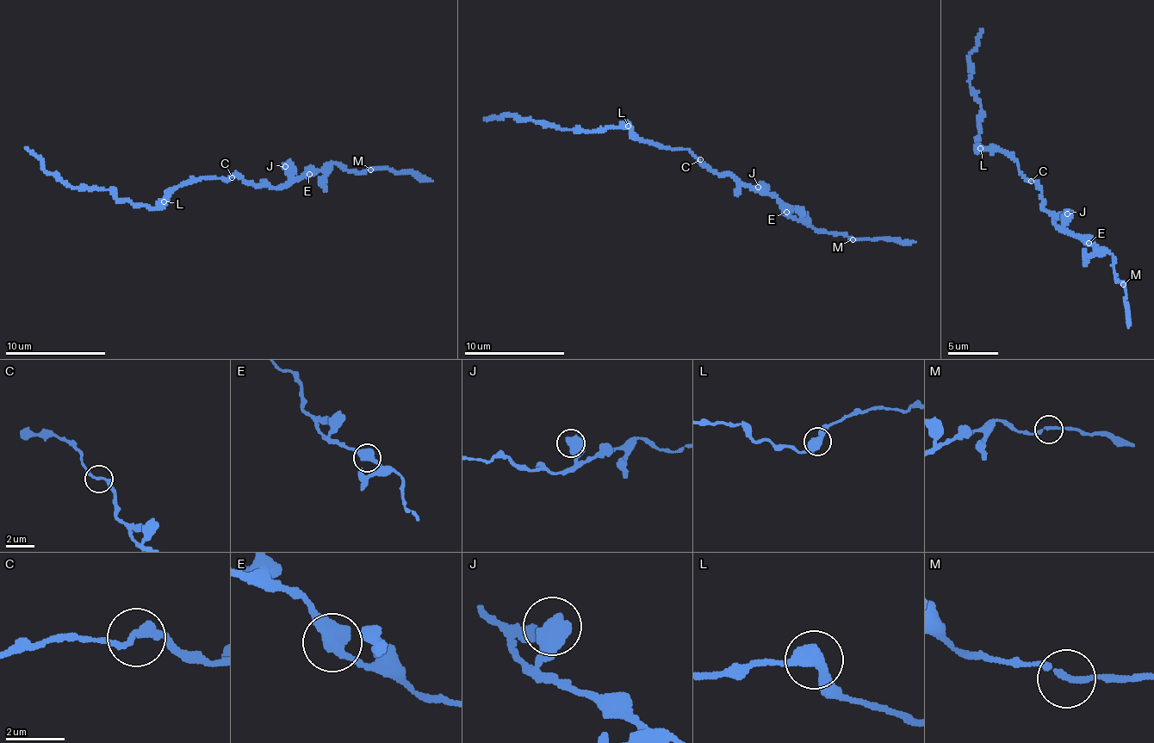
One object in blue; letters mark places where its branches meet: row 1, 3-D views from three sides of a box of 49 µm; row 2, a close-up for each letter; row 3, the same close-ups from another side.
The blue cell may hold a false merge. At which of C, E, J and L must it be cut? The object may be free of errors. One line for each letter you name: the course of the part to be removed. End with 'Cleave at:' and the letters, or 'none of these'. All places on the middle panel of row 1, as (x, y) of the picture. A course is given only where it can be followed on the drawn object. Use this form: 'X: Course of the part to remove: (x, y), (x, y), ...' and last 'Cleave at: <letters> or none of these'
Cleave at: none of these

